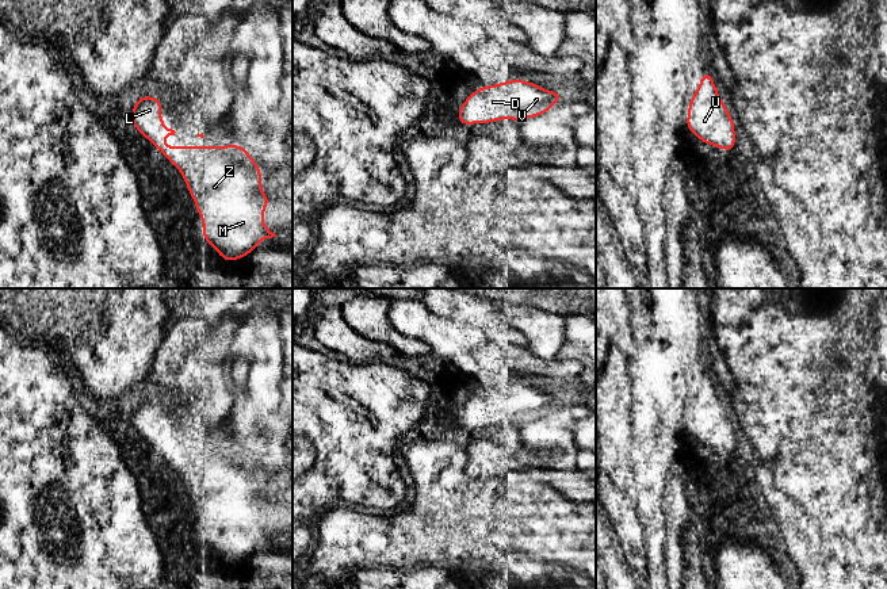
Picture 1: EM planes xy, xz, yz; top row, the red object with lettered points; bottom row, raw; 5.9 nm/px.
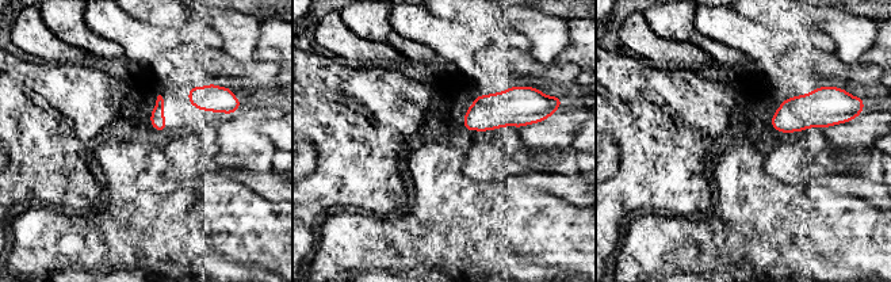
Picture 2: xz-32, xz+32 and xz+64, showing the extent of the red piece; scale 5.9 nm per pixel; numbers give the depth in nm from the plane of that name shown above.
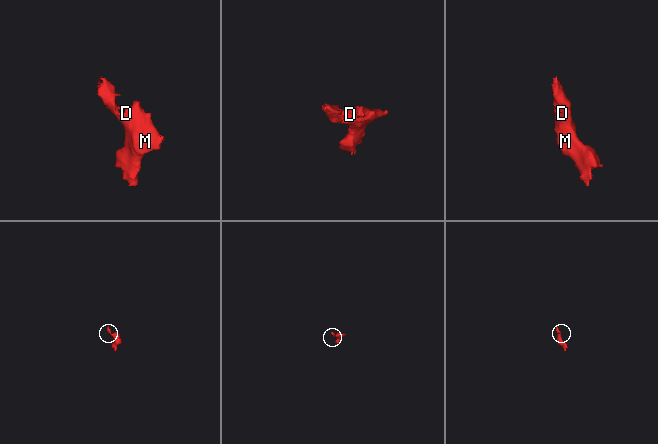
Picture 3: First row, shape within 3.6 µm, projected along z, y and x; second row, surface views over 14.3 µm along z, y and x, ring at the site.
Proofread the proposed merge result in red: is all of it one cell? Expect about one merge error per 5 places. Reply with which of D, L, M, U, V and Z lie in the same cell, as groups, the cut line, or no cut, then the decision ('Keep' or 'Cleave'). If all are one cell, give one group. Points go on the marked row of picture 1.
Groups: D L M U V Z. No split. Keep

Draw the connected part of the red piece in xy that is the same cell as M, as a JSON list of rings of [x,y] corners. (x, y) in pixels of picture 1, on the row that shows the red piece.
[[[154,96],[137,99],[131,125],[180,171],[203,222],[203,240],[223,260],[234,261],[248,256],[261,240],[276,236],[263,223],[263,214],[271,199],[261,191],[260,168],[245,146],[164,146],[164,139],[176,131],[164,127],[161,100]]]

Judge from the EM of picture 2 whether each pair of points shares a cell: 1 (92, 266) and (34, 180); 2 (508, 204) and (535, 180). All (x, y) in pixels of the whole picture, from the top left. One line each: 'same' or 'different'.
1: different
2: different

